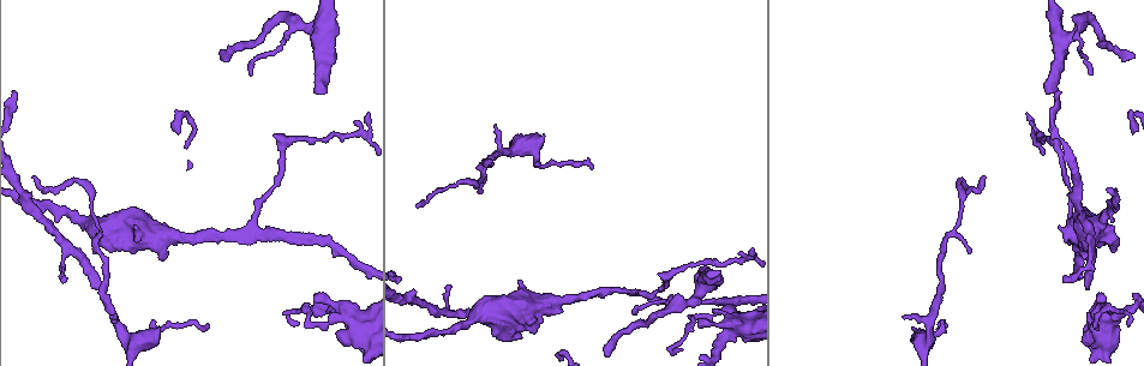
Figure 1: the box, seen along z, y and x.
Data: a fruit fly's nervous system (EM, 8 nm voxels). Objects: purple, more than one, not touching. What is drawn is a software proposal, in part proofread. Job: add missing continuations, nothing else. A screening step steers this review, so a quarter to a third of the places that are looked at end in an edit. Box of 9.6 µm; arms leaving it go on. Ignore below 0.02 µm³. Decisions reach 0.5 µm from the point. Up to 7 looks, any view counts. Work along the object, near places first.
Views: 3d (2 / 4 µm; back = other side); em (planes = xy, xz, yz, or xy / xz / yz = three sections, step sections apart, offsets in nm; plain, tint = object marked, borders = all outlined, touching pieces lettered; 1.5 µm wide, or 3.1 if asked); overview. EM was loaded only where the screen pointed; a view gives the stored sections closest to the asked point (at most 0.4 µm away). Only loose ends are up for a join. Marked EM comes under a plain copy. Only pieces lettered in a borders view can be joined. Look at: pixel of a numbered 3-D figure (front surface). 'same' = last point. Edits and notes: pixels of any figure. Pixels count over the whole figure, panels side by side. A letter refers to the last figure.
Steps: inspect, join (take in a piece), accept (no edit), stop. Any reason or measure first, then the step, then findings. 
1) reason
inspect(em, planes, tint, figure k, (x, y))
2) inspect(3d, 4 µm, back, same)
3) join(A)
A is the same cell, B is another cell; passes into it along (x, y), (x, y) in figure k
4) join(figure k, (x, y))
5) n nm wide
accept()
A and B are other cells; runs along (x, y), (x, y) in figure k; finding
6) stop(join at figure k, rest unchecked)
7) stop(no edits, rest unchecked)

branch stops here
inspect(em, xz, step 8, borders, figure 1, (159, 326))

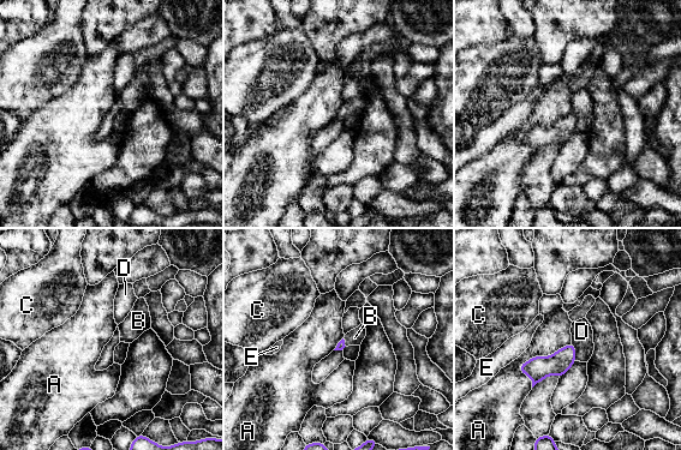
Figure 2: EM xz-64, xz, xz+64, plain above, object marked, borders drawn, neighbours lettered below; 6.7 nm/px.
another direction
inspect(em, planes, borders, same)

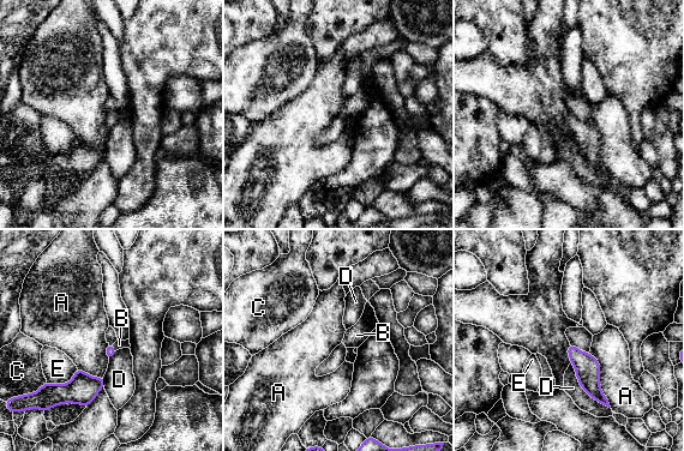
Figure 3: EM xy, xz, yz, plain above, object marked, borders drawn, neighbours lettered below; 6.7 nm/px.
join(B)
B is the same cell, A, C, D and E are other cells; passes into it along (110, 350), (114, 348), (119, 344) in figure 3; the neuron continues

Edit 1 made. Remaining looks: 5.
redraw
inspect(overview)

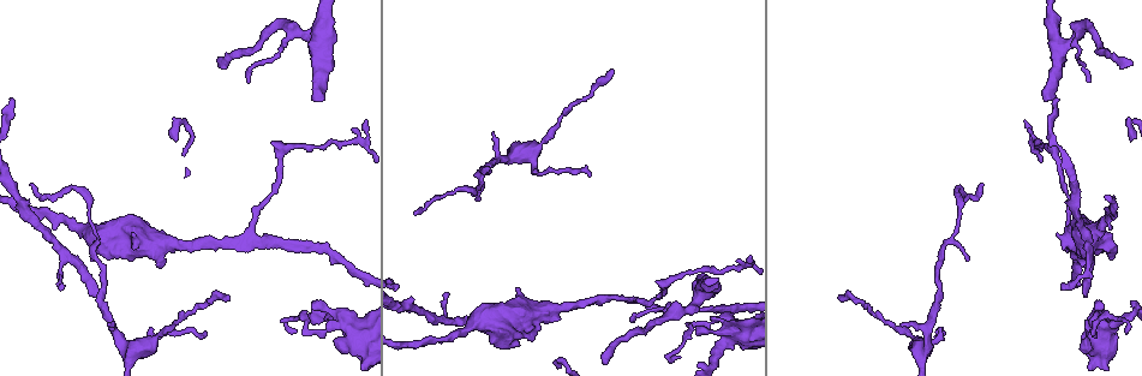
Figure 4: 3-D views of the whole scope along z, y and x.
branch stops here
inspect(em, planes, borders, figure 4, (1085, 295))

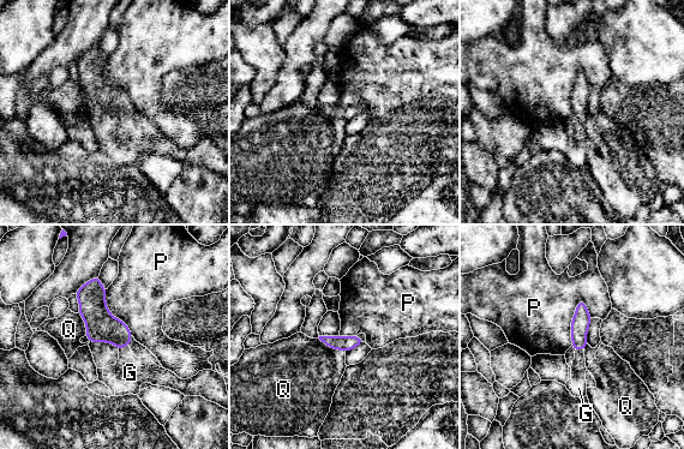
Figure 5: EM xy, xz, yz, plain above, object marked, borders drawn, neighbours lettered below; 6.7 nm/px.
join(G)
G is the same cell, P and Q are other cells; passes into it along (101, 325), (122, 346), (130, 372) in figure 5; it goes on there

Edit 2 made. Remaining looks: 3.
an open end
inspect(3d, 2 µm, figure 4, (316, 101))

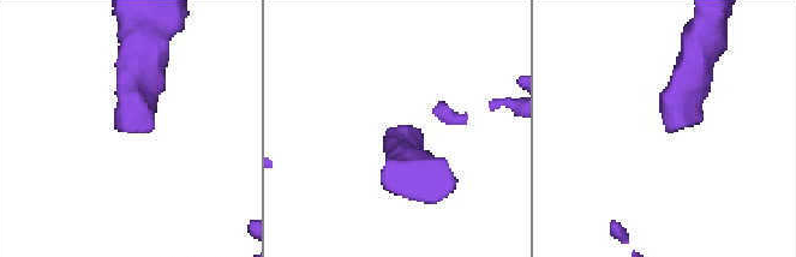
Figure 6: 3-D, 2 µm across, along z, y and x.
now the EM
inspect(em, xz, step 8, tint, figure 6, (127, 122))

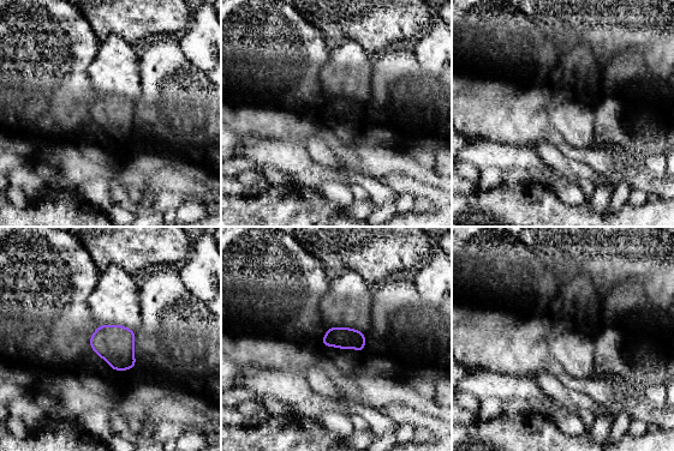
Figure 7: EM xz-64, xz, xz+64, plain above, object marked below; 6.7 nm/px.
another direction
inspect(em, planes, borders, same)

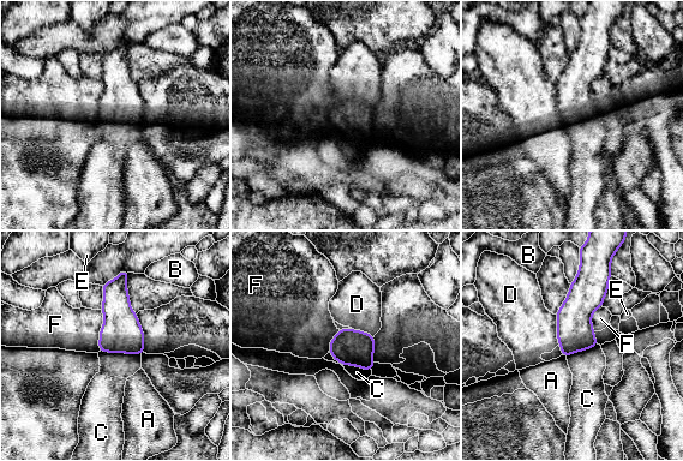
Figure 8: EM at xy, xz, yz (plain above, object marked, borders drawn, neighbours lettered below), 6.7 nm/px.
C touches over 280 nm
join(C)
C is the same cell, A, B, D, E and F are other cells; passes into it along (121, 333), (120, 352), (107, 387) in figure 8; the neuron continues

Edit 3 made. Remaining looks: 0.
stop(join at figure 3, join at figure 5, join at figure 8, rest unchecked)

